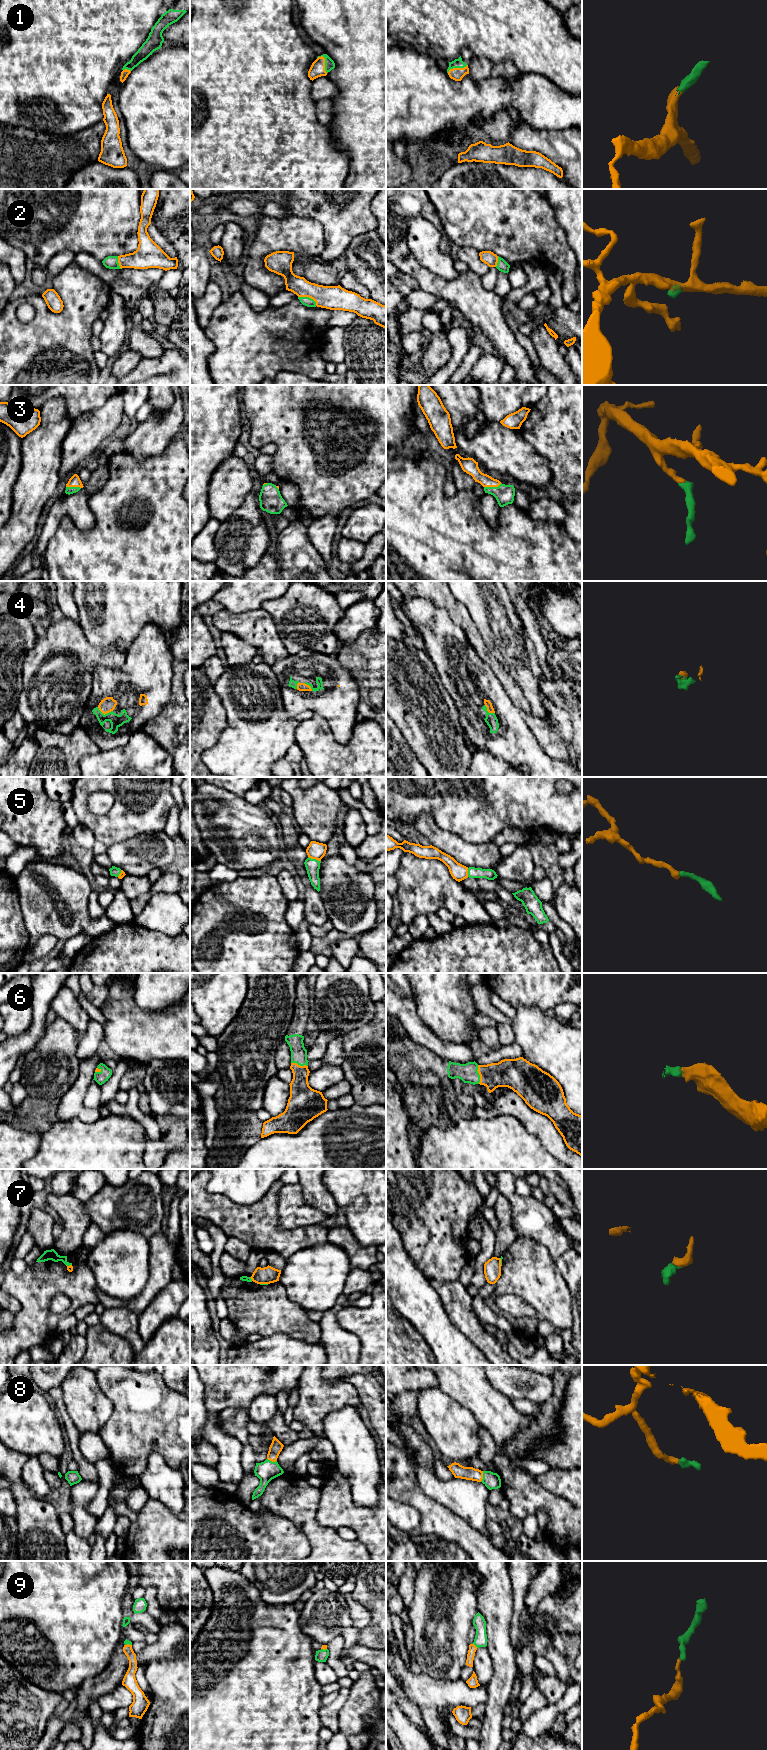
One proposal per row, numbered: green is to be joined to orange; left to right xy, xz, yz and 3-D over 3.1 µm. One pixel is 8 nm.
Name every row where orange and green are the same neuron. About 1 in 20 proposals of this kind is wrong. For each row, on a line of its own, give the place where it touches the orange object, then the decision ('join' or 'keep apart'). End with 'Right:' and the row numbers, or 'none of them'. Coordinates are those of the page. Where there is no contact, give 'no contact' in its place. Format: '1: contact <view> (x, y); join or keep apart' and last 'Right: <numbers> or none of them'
1: contact xz (324, 62); join
2: contact xz (308, 296); join
3: contact yz (492, 486); join
4: contact xy (105, 713); join
5: contact xz (314, 858); join
6: contact yz (479, 1074); join
7: contact xz (264, 1283); keep apart
8: contact yz (482, 1476); join
9: contact yz (474, 1645); join
Right: 1, 2, 3, 4, 5, 6, 8, 9

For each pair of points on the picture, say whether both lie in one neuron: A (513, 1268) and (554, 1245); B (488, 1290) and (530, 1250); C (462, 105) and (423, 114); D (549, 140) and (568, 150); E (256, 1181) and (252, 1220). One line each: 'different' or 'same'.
A: different
B: different
C: same
D: same
E: different

